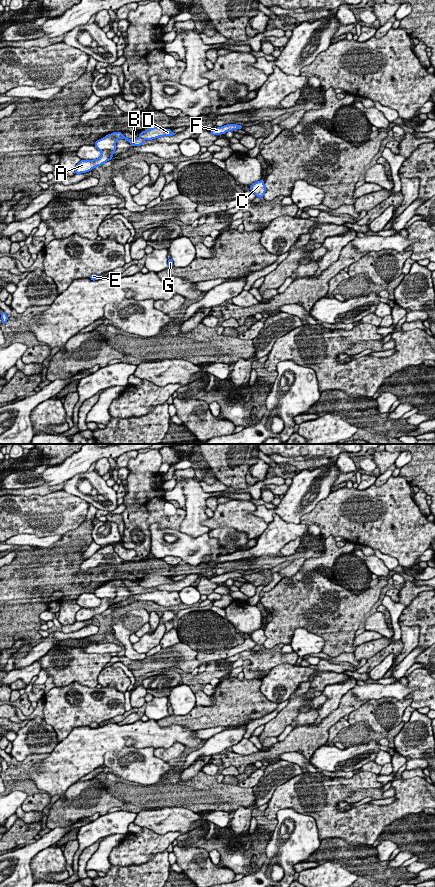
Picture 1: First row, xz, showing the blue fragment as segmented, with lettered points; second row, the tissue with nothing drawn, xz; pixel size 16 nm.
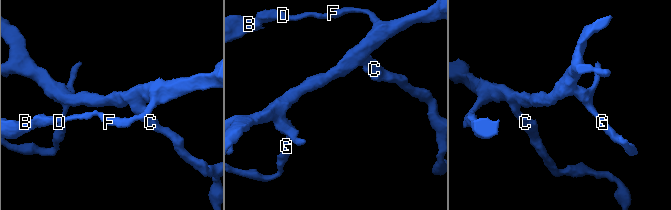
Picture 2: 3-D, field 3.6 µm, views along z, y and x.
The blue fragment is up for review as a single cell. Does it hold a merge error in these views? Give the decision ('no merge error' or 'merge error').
merge error

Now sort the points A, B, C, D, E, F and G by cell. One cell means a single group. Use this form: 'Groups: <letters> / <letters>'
Groups: A B / C D E F G

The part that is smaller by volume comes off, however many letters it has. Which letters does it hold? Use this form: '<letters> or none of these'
A, B

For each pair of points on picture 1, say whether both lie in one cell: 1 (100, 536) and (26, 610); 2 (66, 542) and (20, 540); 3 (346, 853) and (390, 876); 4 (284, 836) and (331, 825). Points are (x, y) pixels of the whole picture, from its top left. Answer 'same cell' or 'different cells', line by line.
1: different cells
2: different cells
3: same cell
4: different cells

